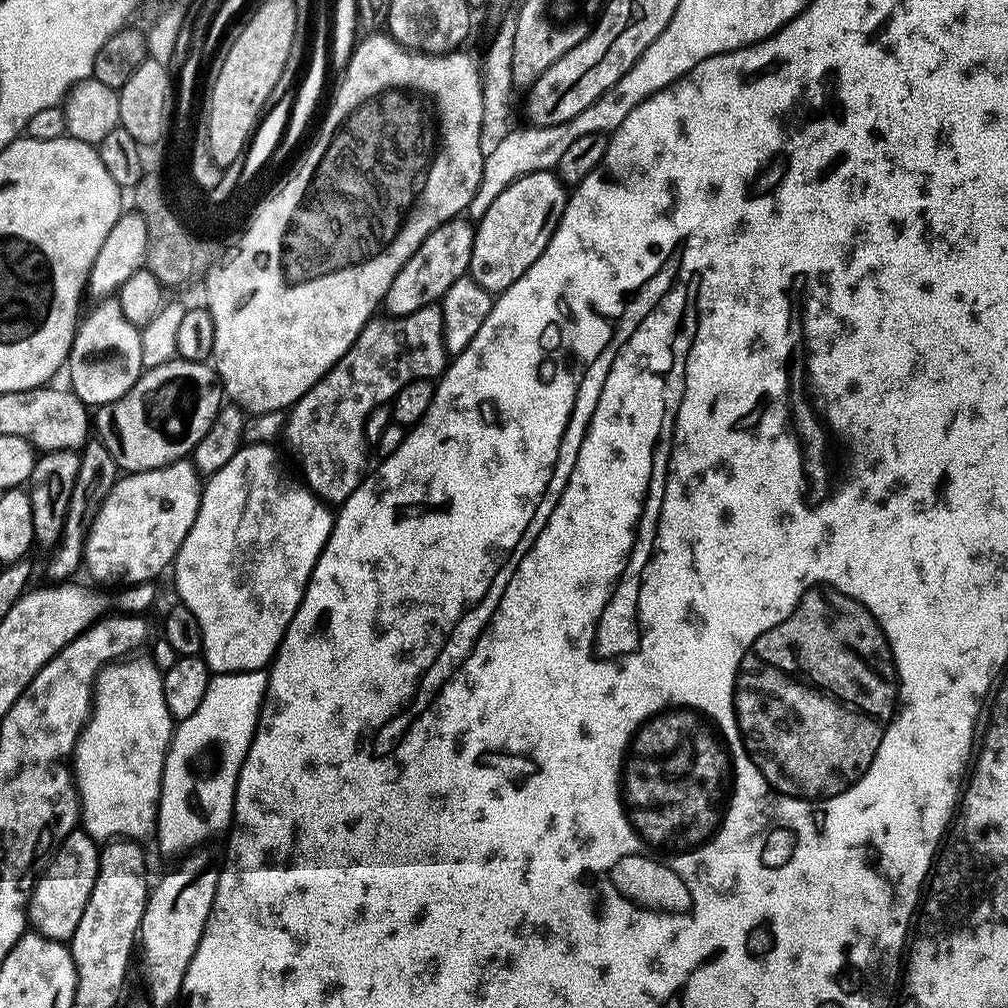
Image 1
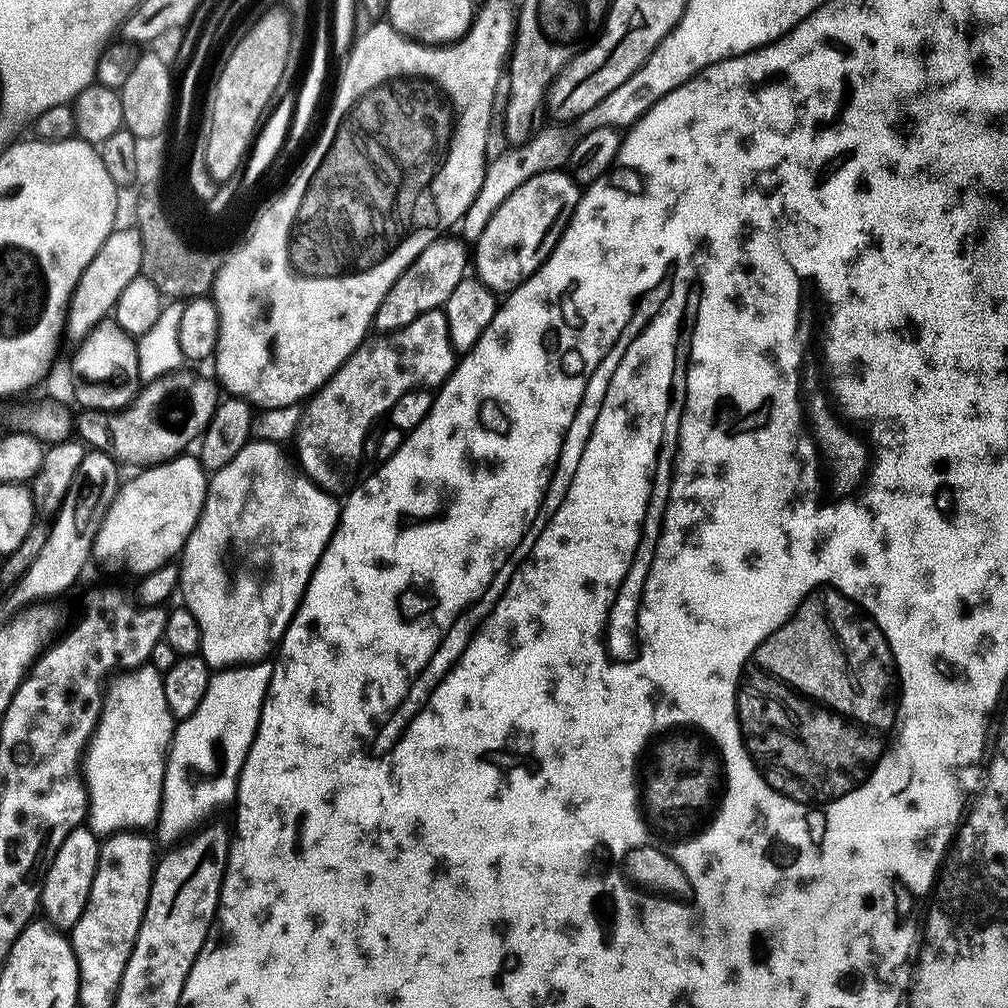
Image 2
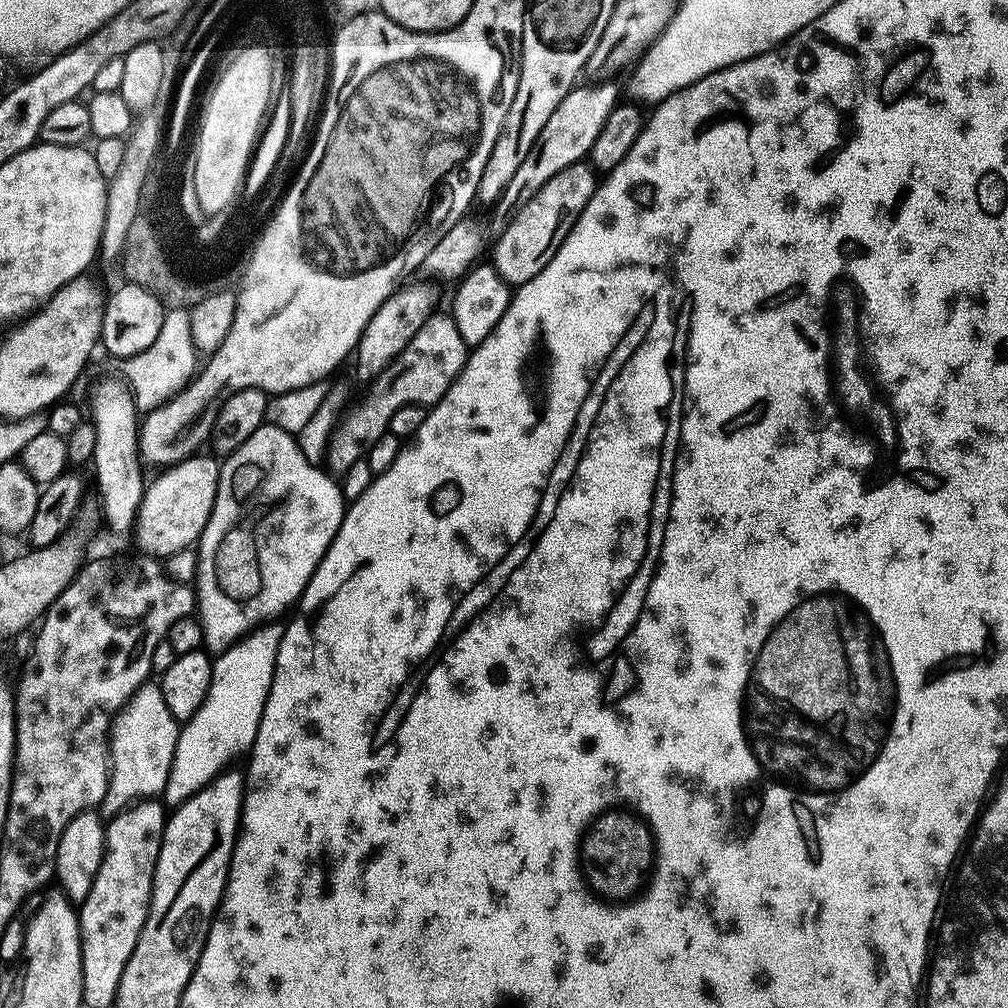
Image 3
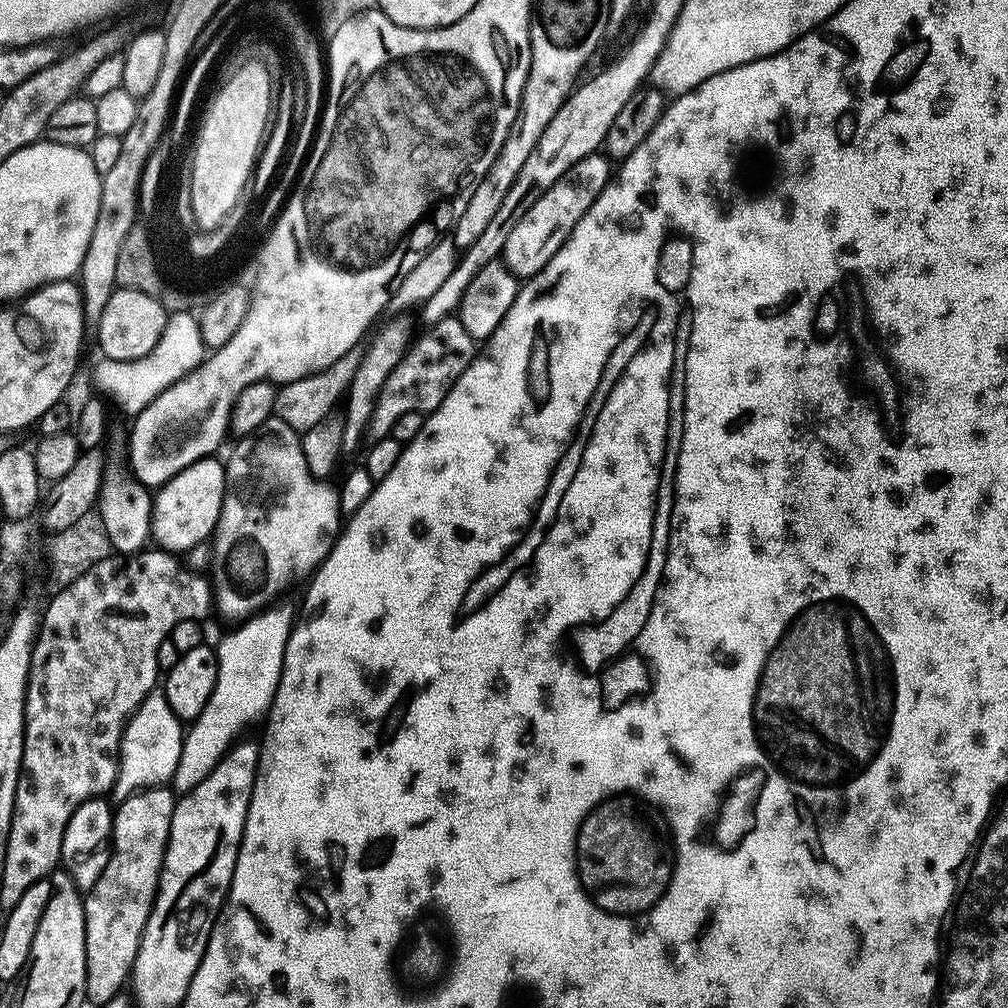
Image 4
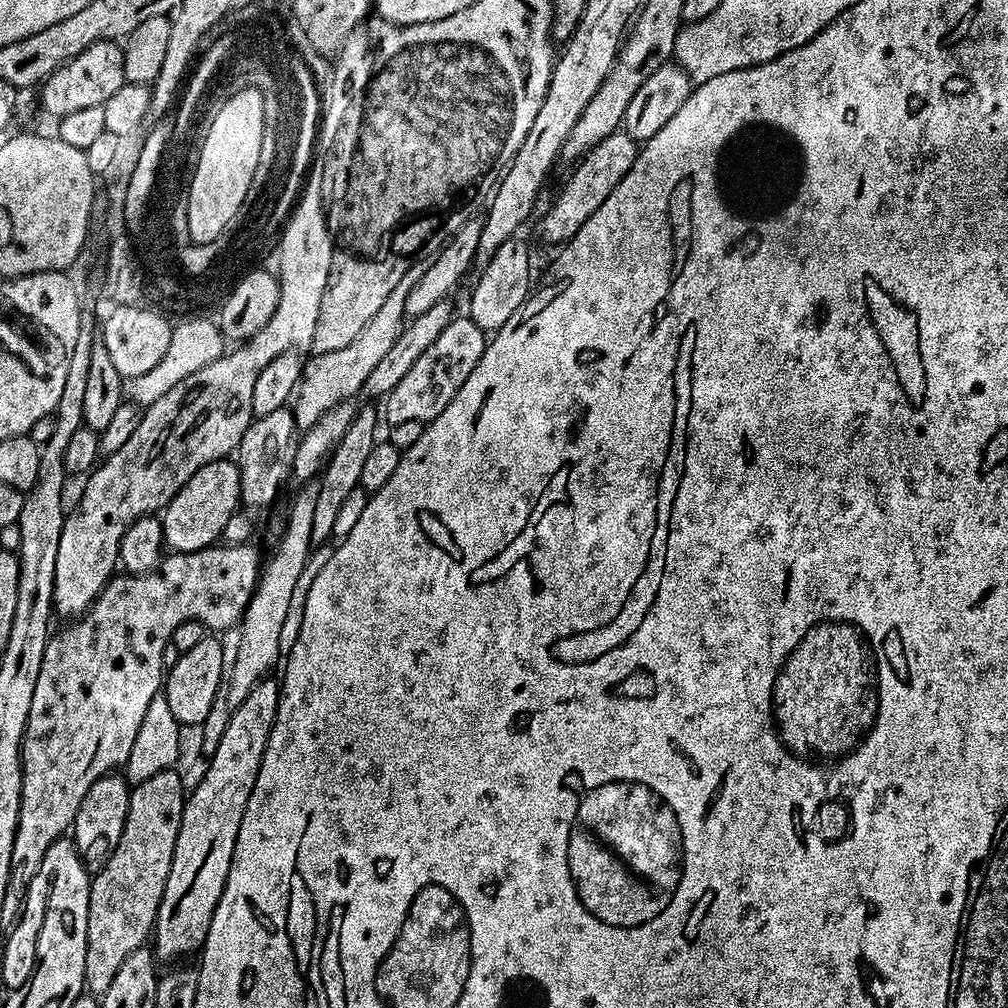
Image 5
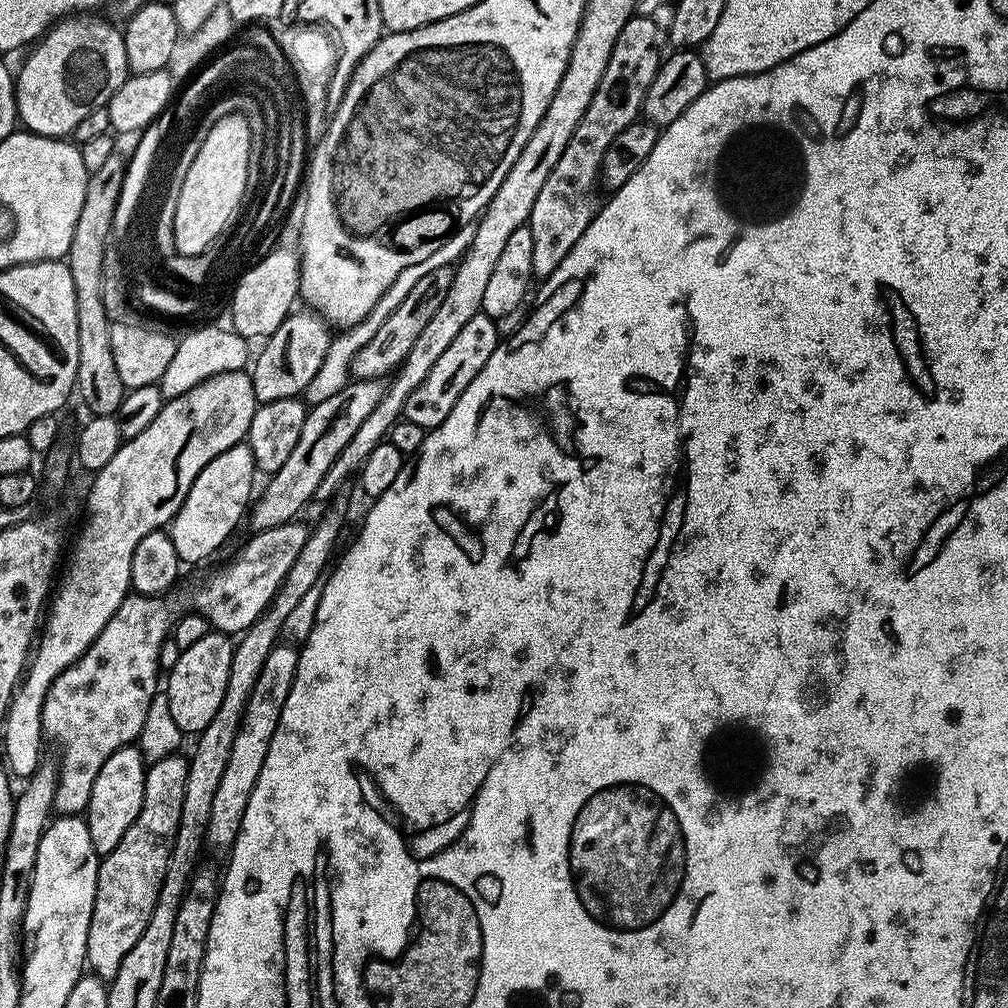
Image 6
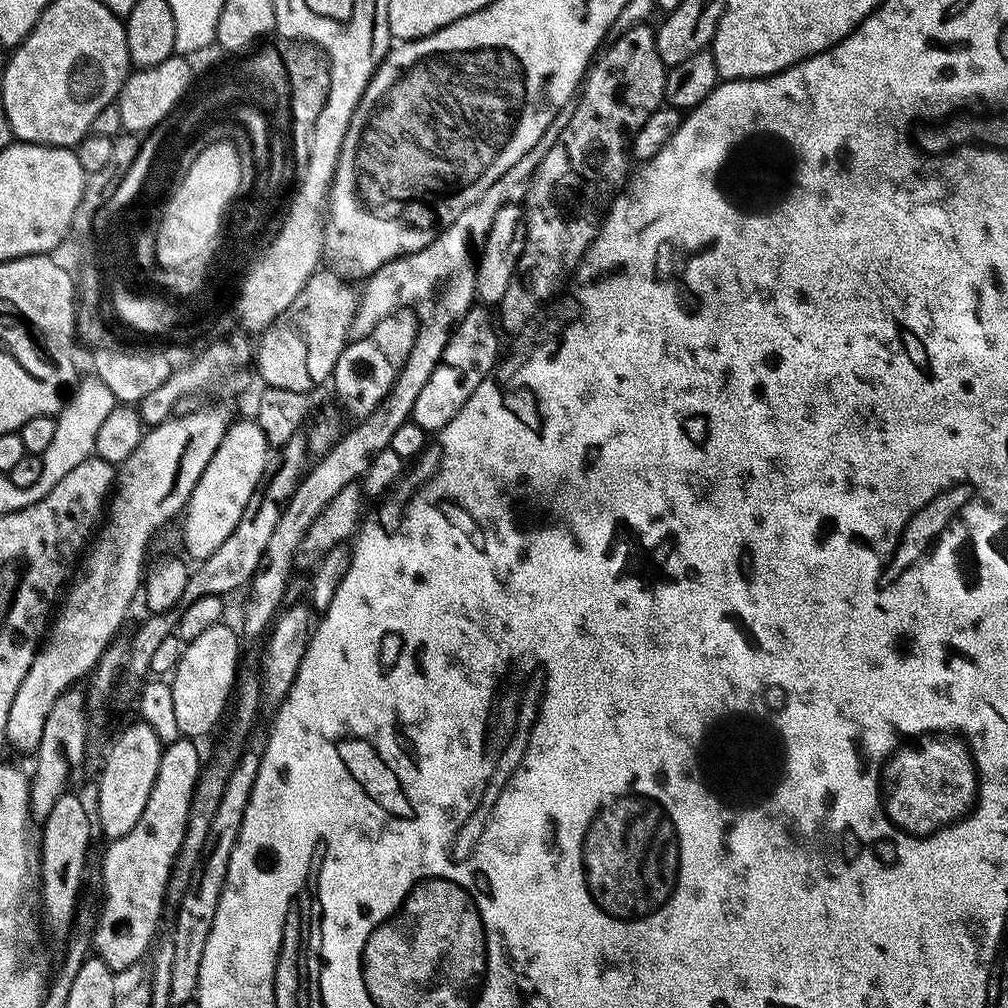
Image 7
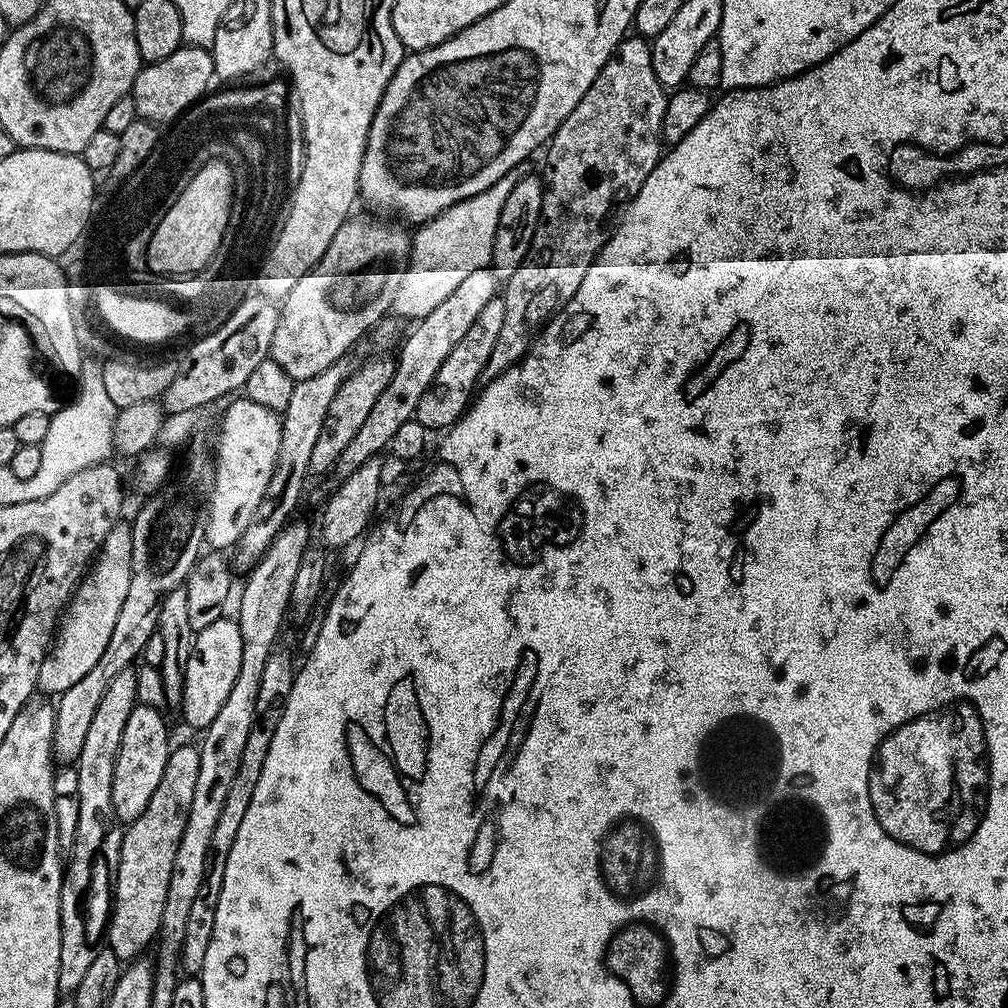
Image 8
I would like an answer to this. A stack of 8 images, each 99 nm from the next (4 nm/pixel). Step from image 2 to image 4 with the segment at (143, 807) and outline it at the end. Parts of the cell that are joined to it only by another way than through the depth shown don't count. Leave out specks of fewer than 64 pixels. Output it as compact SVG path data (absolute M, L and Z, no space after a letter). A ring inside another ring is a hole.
M152 691L128 719L124 737L120 739L115 799L122 801L134 792L167 785L180 761L185 735L182 722L176 717L174 710L170 710L170 702L166 702L163 691Z

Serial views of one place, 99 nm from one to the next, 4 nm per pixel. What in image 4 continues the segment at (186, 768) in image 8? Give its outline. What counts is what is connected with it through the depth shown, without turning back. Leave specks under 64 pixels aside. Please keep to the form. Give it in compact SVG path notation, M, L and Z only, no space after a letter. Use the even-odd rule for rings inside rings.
M157 786L155 788L146 788L139 792L134 792L122 801L119 801L118 807L115 809L112 818L112 853L106 862L106 870L102 870L102 878L98 878L98 882L94 882L94 886L87 889L84 896L84 925L86 926L86 986L84 987L84 995L89 1005L103 1006L106 1002L110 1002L110 998L121 995L120 988L129 983L132 967L136 961L138 954L138 946L140 945L140 935L144 932L146 922L152 913L152 903L156 900L156 887L160 884L160 871L164 868L164 851L168 849L168 835L170 834L170 822L172 815L176 809L177 797L174 795L173 789L168 786Z

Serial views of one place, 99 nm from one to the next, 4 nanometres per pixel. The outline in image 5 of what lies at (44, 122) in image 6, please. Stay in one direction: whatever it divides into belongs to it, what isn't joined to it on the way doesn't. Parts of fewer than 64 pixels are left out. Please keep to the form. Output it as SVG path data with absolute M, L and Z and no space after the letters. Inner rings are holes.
M103 40L86 50L82 50L82 54L78 54L73 60L63 64L57 72L52 73L39 89L41 92L40 96L38 92L38 104L41 104L53 118L59 118L72 113L73 110L82 110L86 106L103 104L105 100L110 98L110 94L114 94L114 90L118 90L125 82L123 47L119 43Z

